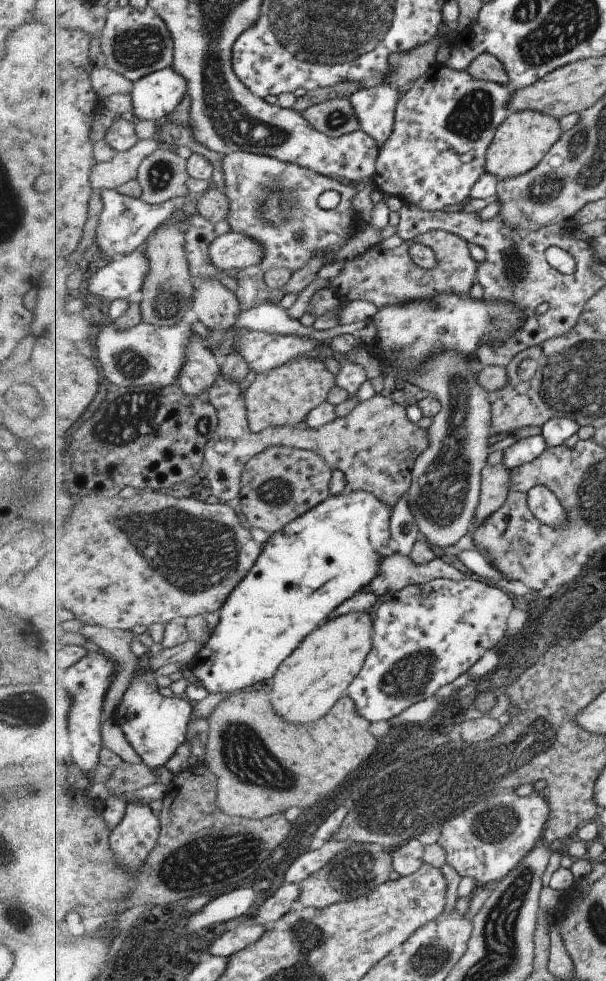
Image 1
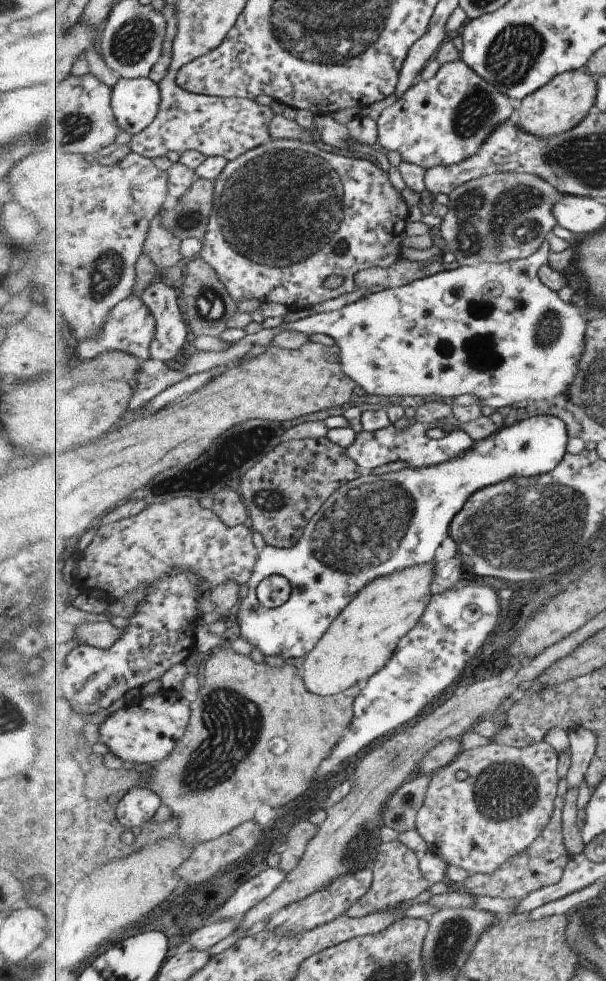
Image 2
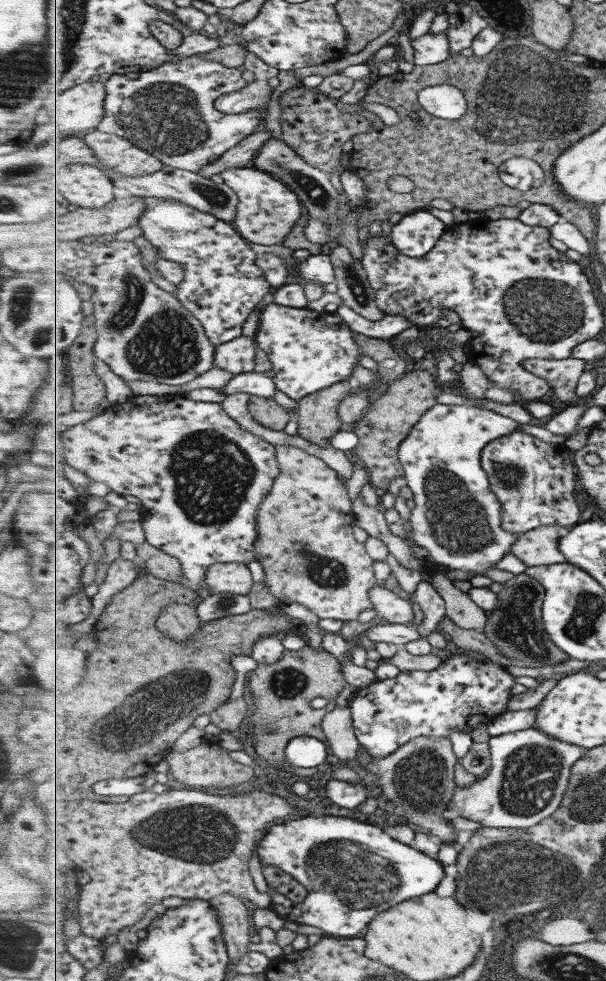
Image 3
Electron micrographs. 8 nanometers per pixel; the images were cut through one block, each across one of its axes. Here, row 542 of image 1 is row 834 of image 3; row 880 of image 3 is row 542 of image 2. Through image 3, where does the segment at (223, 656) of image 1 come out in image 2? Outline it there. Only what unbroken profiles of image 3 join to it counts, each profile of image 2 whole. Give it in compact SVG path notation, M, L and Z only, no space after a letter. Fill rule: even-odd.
M537 415L513 426L499 429L489 438L478 440L472 449L460 457L441 464L426 467L404 467L400 471L375 475L364 473L359 478L339 487L324 504L324 508L312 518L304 536L291 547L266 545L261 549L253 577L248 583L247 596L233 612L240 626L239 637L246 640L263 656L279 654L287 658L299 658L309 654L329 626L336 621L357 593L372 580L397 571L428 563L436 558L443 540L450 536L452 520L465 503L478 490L508 481L513 477L532 477L555 470L567 452L568 424L553 415ZM269 576L281 576L290 583L289 599L278 608L267 609L255 596L257 586Z

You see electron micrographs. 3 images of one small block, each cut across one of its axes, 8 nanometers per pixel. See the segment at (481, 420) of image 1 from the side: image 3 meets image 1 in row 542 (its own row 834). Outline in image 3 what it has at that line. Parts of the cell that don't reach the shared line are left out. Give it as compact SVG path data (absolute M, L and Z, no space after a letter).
M418 736L417 739L411 741L405 746L401 746L401 750L393 752L393 756L387 756L379 761L374 761L368 766L368 772L376 769L376 780L383 789L383 796L389 798L390 803L395 806L396 812L405 817L405 822L417 824L429 830L429 834L433 836L440 844L455 843L457 844L457 830L449 825L449 819L452 816L452 794L458 787L456 782L457 764L459 764L455 752L453 752L453 744L449 737L442 736Z

